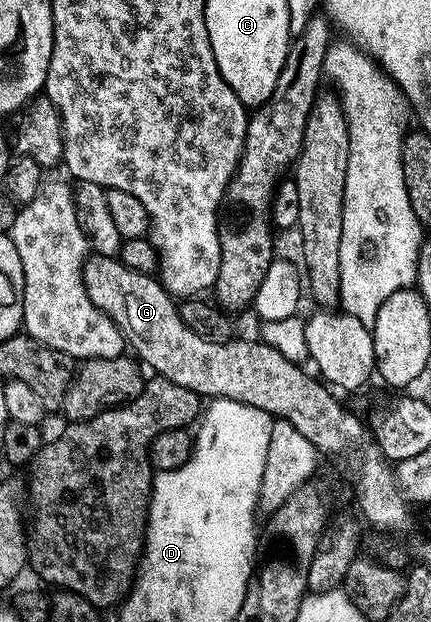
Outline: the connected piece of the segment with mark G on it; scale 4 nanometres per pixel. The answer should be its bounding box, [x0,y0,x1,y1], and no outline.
[83,253,269,410]

